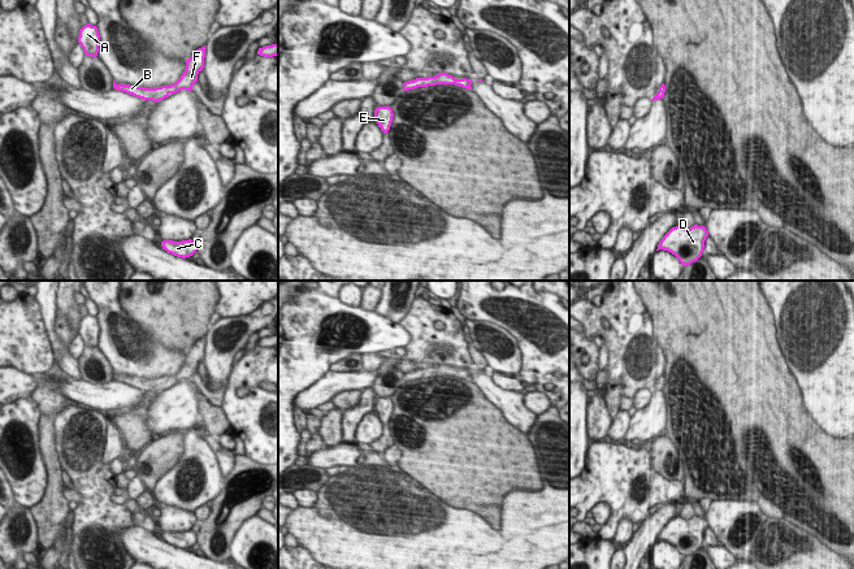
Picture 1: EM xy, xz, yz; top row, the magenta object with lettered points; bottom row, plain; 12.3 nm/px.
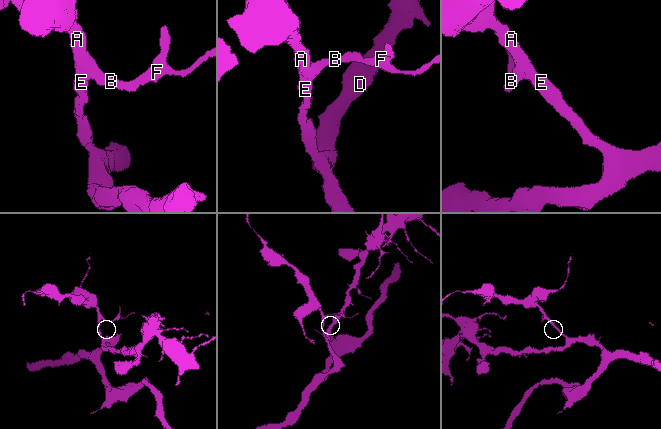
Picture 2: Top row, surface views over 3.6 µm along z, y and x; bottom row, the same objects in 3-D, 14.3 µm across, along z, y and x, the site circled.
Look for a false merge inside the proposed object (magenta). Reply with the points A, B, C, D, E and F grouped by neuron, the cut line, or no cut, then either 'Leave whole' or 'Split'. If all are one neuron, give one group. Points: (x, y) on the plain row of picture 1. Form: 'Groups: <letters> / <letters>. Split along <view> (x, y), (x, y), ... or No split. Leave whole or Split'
Groups: A B C D E F. No split. Leave whole.

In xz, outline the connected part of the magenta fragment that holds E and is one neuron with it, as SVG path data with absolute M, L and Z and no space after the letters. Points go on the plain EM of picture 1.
M378 398L374 401L373 412L378 414L378 418L381 420L381 422L387 425L393 413L393 408L394 408L394 404L390 398Z

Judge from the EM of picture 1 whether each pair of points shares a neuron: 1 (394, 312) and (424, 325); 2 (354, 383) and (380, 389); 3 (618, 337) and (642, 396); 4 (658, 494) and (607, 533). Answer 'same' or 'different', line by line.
1: different
2: different
3: different
4: same

